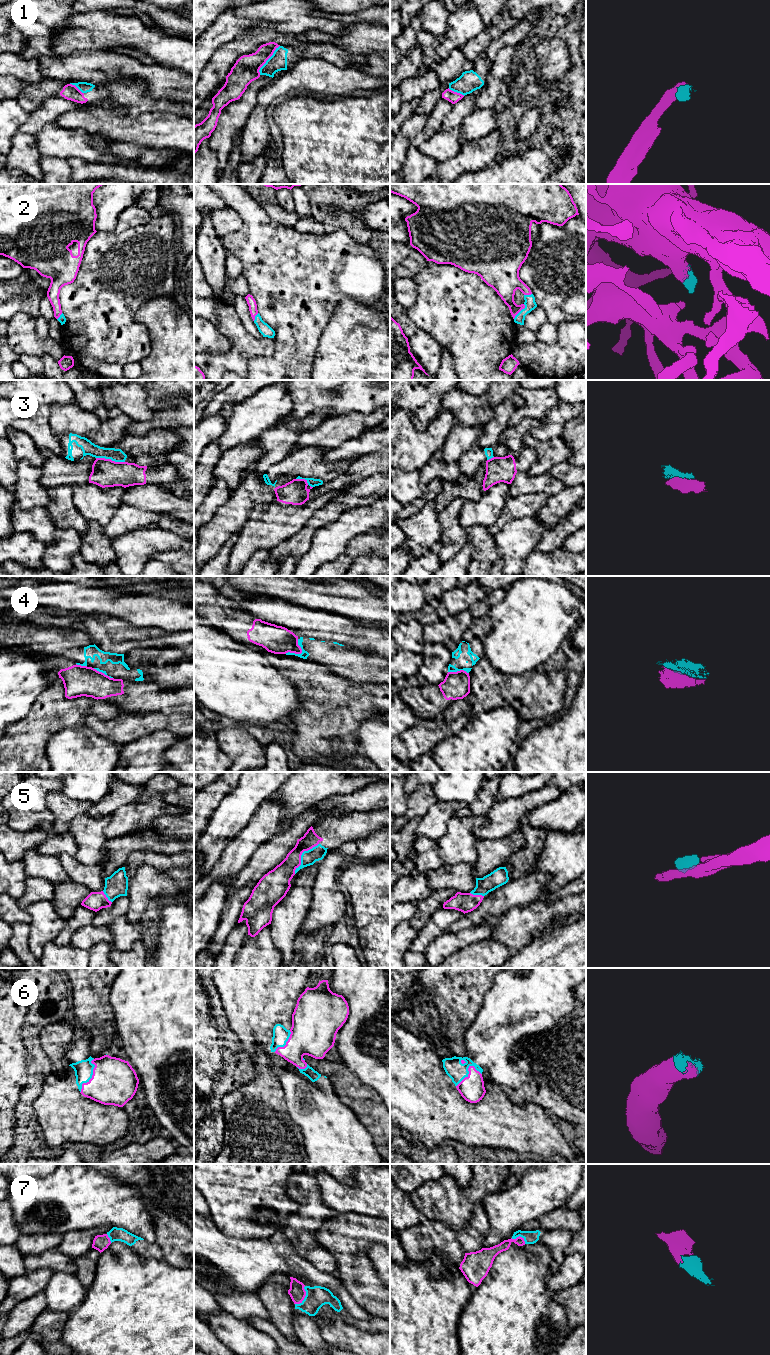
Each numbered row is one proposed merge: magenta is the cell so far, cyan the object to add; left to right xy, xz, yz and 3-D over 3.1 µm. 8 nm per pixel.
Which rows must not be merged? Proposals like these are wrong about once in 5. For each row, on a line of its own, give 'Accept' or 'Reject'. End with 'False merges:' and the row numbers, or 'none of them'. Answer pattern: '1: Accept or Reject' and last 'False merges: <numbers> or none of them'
1: Accept
2: Accept
3: Reject
4: Reject
5: Accept
6: Accept
7: Accept
False merges: 3, 4

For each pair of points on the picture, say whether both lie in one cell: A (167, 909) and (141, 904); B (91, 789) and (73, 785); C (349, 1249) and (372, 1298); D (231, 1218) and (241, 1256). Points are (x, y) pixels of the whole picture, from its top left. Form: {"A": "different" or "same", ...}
{"A": "different", "B": "same", "C": "same", "D": "different"}

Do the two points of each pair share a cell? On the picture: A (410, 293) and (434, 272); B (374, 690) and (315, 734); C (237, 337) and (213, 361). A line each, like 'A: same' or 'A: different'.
A: different
B: same
C: same

